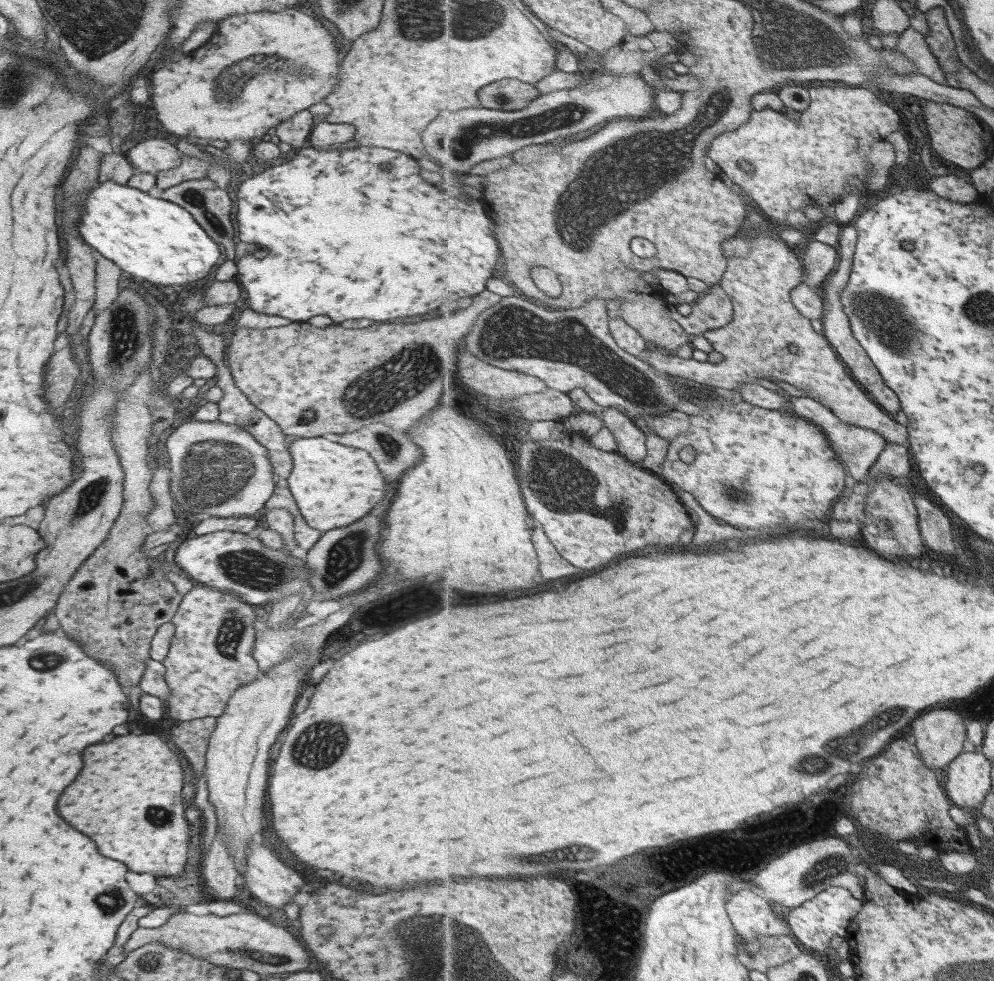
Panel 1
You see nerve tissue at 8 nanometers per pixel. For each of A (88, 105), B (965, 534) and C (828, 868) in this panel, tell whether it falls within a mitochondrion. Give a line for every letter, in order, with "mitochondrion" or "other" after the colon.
A: other
B: other
C: mitochondrion

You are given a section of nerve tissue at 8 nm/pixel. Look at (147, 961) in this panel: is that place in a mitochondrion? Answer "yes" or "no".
yes

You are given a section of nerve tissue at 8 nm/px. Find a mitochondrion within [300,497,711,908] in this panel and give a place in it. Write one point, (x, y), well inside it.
(347, 554)

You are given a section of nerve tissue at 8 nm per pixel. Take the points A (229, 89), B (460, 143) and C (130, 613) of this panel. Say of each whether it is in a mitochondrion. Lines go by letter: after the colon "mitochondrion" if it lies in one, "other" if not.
A: mitochondrion
B: mitochondrion
C: other

